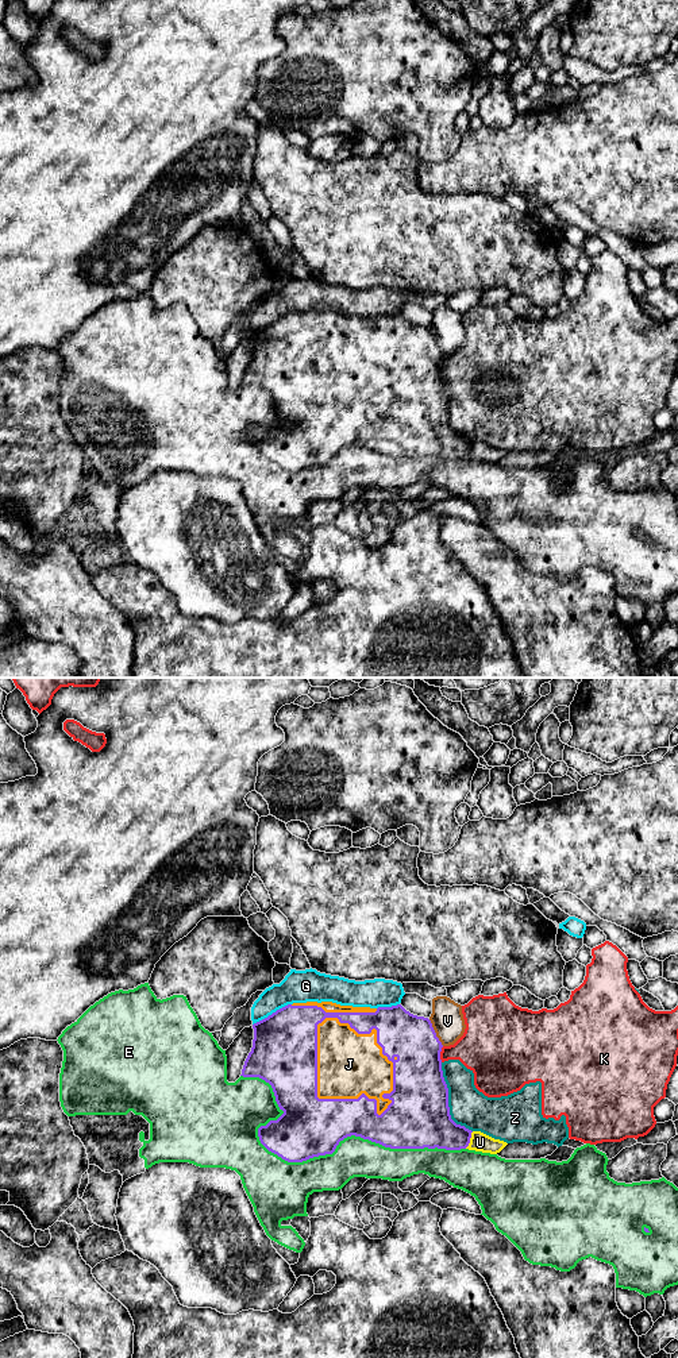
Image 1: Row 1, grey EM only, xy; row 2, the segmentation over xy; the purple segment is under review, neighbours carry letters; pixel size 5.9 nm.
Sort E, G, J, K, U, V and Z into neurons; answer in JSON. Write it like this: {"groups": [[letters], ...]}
{"groups": [["E"], ["G"], ["J"], ["K", "Z"], ["U"], ["V"]]}

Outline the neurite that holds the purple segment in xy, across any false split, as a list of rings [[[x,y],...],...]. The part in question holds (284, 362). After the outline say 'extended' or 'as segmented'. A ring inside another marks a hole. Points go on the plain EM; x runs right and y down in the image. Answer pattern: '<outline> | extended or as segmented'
[[[307,310],[288,313],[267,327],[253,333],[254,348],[253,356],[249,362],[242,383],[243,386],[259,386],[269,391],[273,397],[276,410],[284,423],[277,429],[270,429],[266,435],[258,437],[261,452],[271,462],[277,463],[288,471],[303,471],[313,466],[332,463],[347,445],[355,444],[371,451],[380,452],[390,458],[446,458],[461,459],[470,452],[471,439],[457,433],[450,424],[448,416],[448,397],[442,379],[442,351],[436,346],[432,332],[428,327],[417,325],[407,320],[401,313],[392,316],[353,316],[340,315],[332,310]]] | extended

